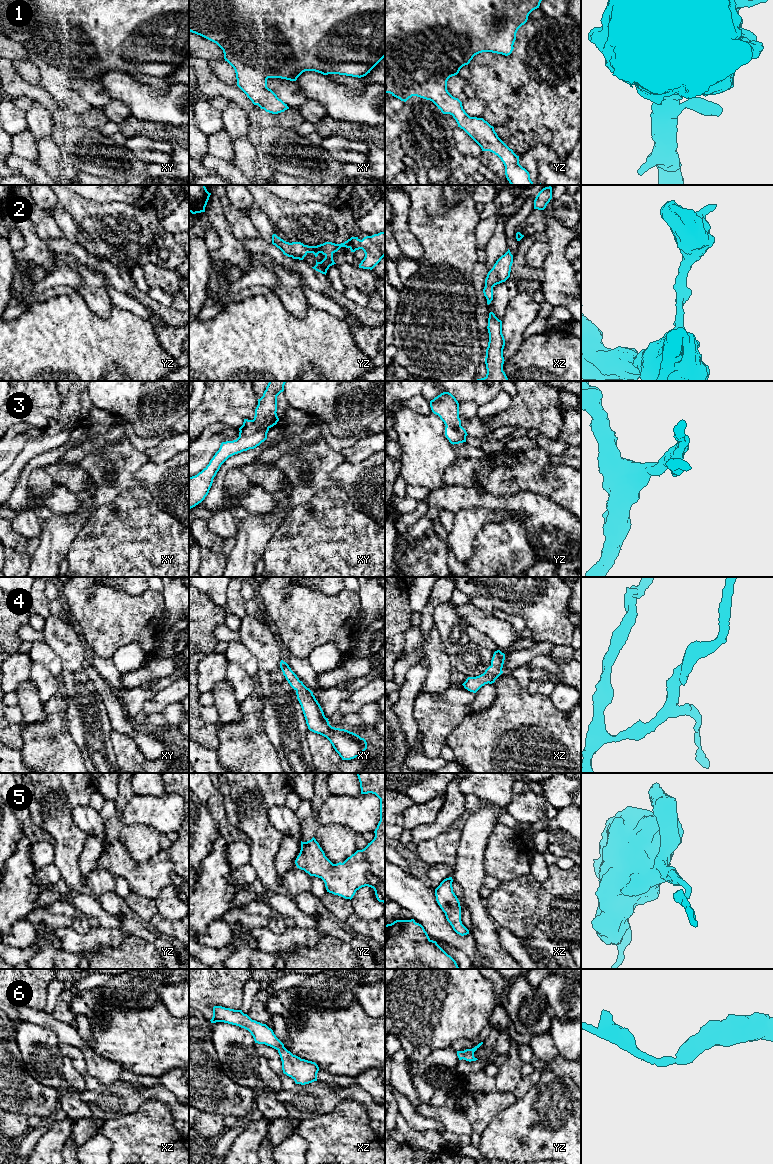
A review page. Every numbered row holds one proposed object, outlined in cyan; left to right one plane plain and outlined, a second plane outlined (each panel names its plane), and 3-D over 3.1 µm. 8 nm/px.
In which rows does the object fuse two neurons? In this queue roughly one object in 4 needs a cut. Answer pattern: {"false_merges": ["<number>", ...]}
{"false_merges": []}

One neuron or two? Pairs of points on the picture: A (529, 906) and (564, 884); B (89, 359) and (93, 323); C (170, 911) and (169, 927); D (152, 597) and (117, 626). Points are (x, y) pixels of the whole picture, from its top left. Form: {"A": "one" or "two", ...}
{"A": "one", "B": "one", "C": "two", "D": "one"}

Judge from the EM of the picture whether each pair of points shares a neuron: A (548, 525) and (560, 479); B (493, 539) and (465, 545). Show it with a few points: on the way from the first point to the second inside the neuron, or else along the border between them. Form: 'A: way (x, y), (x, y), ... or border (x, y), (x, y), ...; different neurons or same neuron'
A: border (532, 493), (546, 496), (570, 512); different neurons
B: border (486, 522), (477, 537), (474, 554), (466, 565); different neurons

